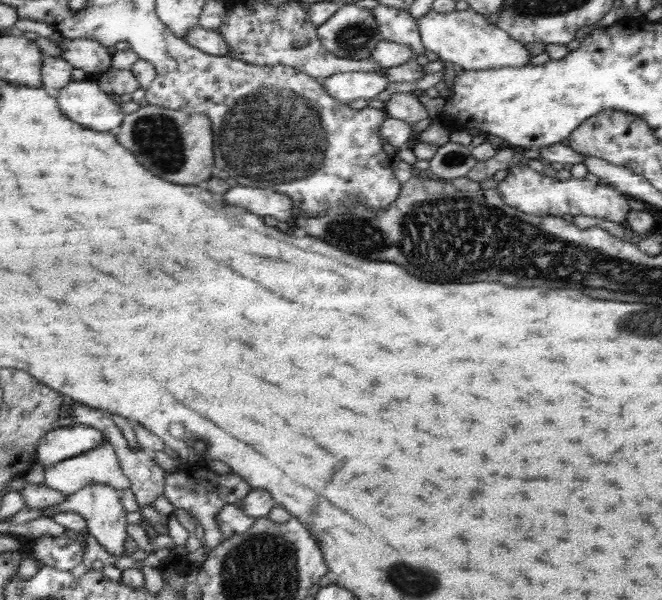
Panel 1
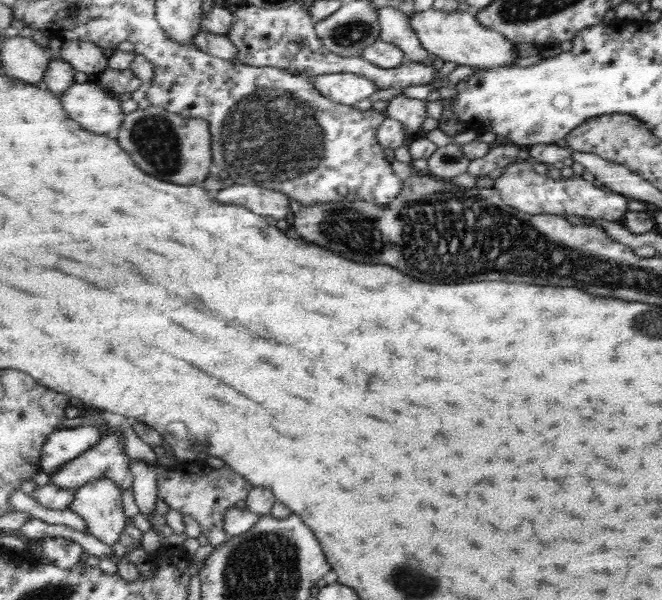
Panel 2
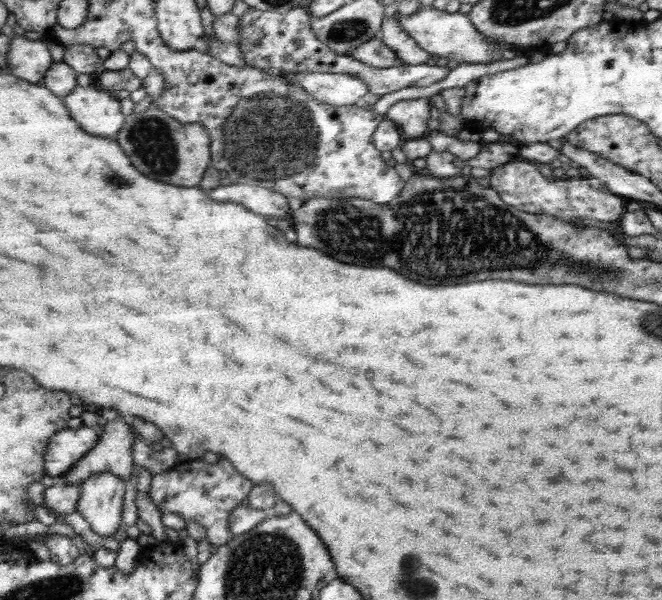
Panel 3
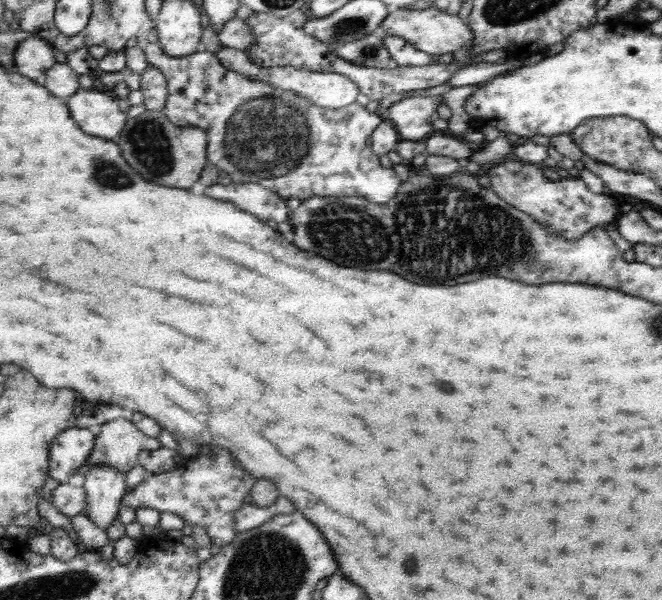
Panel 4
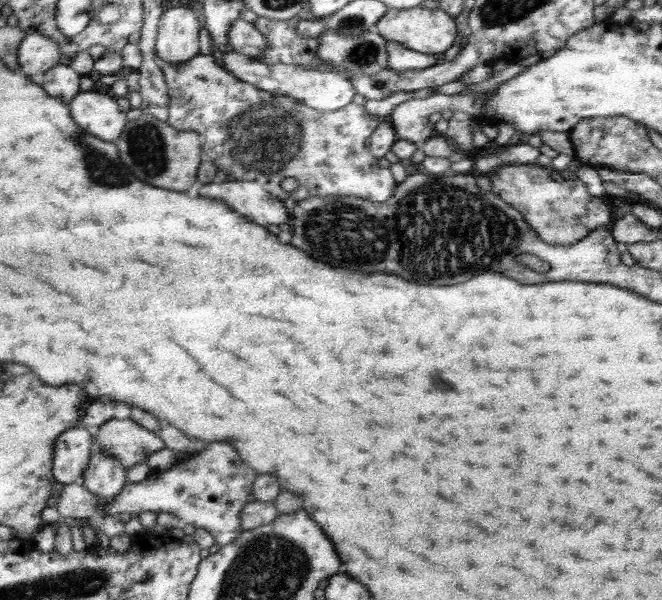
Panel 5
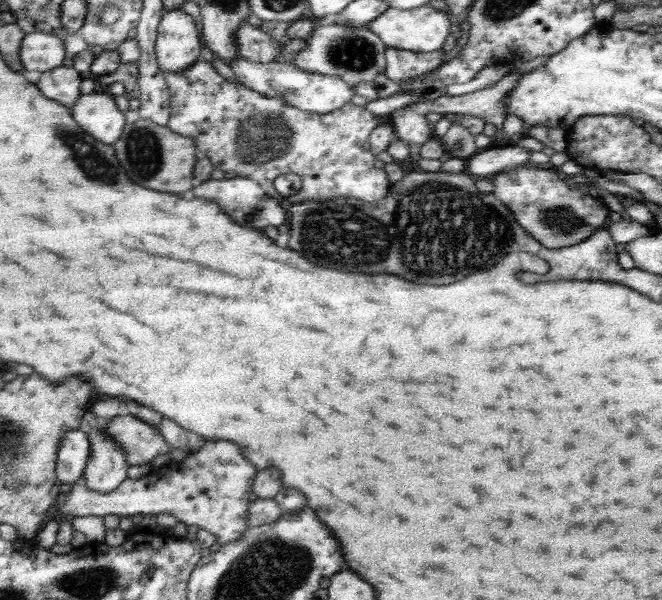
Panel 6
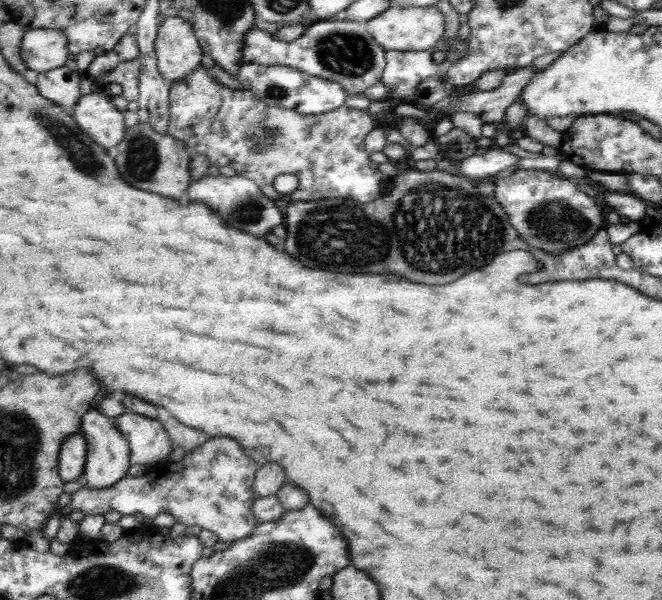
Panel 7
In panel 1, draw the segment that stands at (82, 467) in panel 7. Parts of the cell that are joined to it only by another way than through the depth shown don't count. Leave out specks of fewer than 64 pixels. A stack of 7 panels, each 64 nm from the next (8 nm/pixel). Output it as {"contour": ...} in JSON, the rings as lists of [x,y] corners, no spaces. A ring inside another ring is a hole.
{"contour":[[[73,424],[73,426],[55,426],[39,446],[37,458],[39,464],[45,466],[55,466],[63,460],[71,460],[75,456],[81,456],[85,452],[91,452],[107,442],[105,434],[93,426],[85,424]]]}

